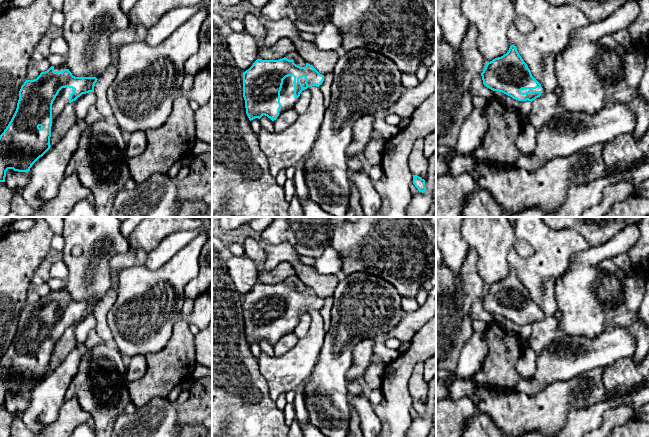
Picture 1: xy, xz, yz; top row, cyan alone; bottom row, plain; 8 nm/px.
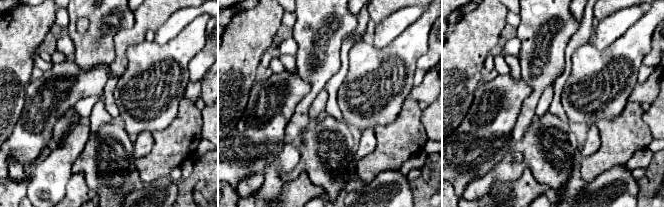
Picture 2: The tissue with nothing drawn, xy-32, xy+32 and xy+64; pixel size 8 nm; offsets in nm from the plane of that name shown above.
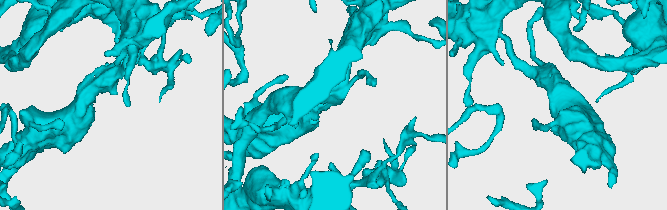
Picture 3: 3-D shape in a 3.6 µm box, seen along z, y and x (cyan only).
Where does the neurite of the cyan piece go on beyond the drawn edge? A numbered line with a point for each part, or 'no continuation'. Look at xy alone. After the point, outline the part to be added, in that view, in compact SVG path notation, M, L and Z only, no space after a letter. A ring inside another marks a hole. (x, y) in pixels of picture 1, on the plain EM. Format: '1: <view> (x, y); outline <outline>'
1: xy (61, 325); outline M69 311L62 312L59 315L52 328L52 349L55 346L55 344L59 341L59 339L62 337L63 333L69 328L70 318L73 315L74 313Z

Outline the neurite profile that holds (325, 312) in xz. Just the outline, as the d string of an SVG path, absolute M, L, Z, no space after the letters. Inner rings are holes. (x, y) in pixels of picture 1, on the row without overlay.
M333 296L327 297L324 299L324 305L319 310L320 315L324 321L324 329L326 333L329 331L331 326L331 312L334 304Z

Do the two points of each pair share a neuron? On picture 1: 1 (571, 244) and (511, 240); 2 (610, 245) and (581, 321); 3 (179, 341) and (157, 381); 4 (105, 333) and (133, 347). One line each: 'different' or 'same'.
1: different
2: same
3: same
4: different

